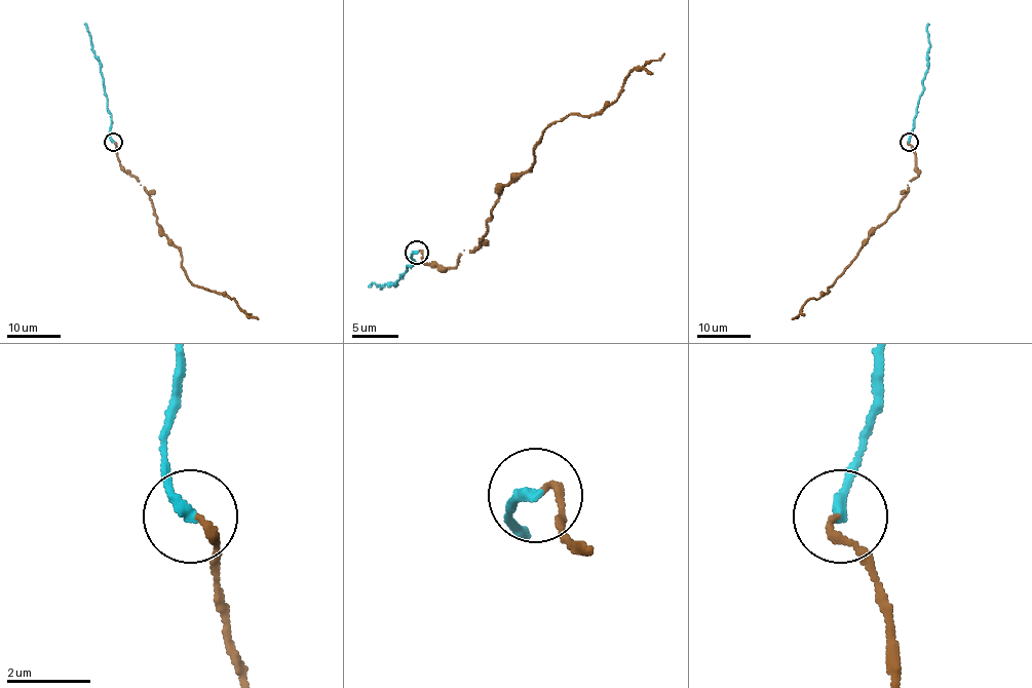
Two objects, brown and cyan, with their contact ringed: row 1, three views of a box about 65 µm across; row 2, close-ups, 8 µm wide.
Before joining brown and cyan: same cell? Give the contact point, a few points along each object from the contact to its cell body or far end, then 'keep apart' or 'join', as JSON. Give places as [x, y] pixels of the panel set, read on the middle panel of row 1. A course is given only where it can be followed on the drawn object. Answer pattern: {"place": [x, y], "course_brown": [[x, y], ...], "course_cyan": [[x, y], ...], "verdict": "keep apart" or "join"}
{"place": [417, 253], "course_brown": [[417, 252], [454, 268], [541, 135], [604, 111], [663, 53]], "course_cyan": [[417, 252], [410, 256], [415, 261], [394, 283], [385, 283], [380, 289], [369, 283]], "verdict": "join"}

